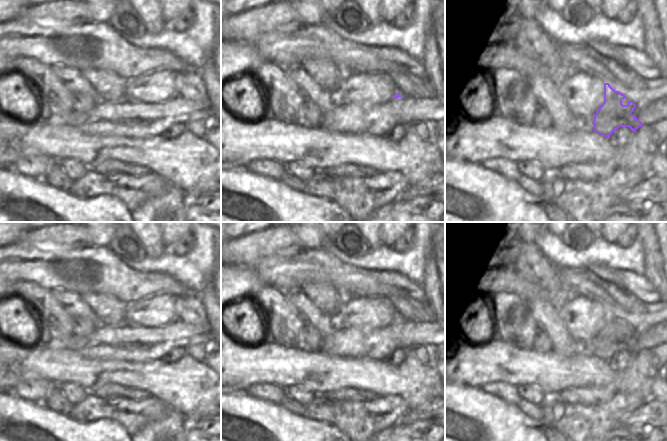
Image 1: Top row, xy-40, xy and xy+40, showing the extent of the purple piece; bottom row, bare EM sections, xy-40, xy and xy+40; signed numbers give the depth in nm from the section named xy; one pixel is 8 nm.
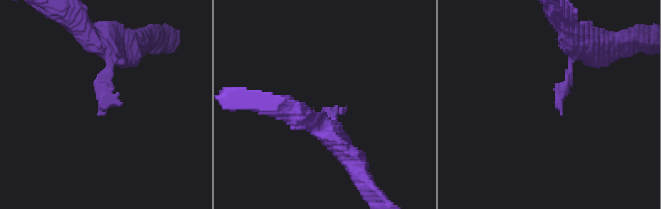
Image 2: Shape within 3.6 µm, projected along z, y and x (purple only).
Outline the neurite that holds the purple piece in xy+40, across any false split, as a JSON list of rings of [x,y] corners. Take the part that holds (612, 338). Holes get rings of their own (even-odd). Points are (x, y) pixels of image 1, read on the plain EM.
[[[604,307],[604,326],[594,338],[592,346],[595,357],[609,361],[619,351],[629,351],[634,356],[642,350],[642,346],[631,338],[636,328],[629,325],[623,329],[622,324],[625,322],[623,317],[615,315],[609,307]]]

